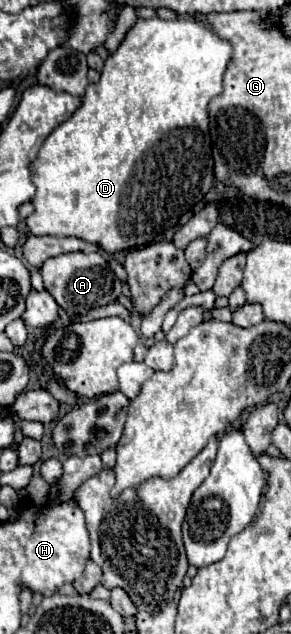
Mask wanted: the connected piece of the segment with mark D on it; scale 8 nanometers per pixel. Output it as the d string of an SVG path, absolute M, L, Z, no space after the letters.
M154 16L150 20L138 18L138 22L126 32L118 50L106 58L100 82L90 84L86 88L82 106L46 138L44 146L38 152L38 158L32 162L32 172L34 172L32 182L38 190L32 200L36 212L26 218L28 230L34 236L50 234L50 236L82 238L86 242L98 244L108 254L114 254L114 252L146 246L150 242L158 240L174 224L178 224L178 220L204 198L204 194L212 188L212 182L214 182L214 164L212 164L212 156L210 156L210 132L208 132L208 124L210 124L208 102L222 92L224 72L232 60L232 54L234 54L234 50L232 50L230 42L220 38L216 32L212 32L212 26L206 24L202 18L198 18L198 20L190 18L190 16L178 16L174 20L164 20L158 16Z

